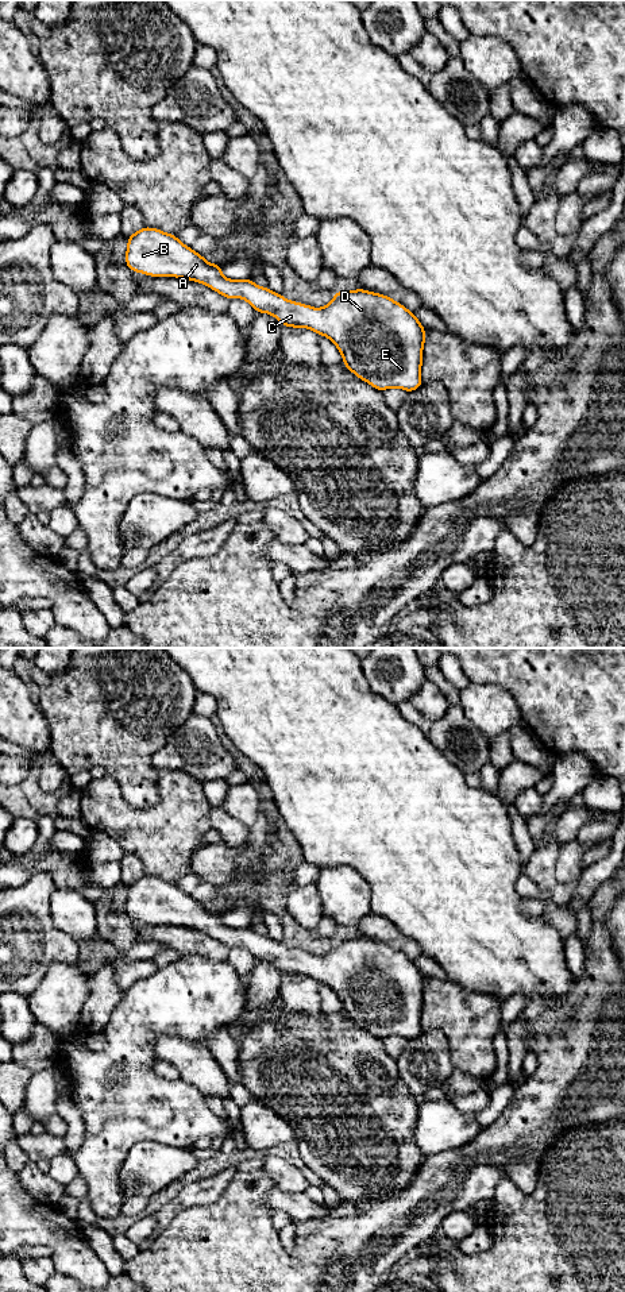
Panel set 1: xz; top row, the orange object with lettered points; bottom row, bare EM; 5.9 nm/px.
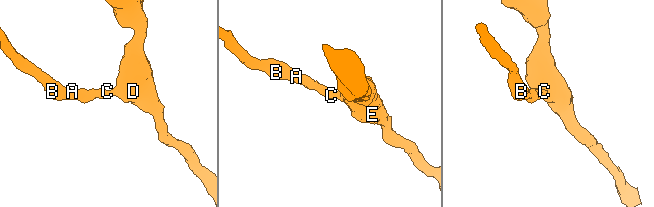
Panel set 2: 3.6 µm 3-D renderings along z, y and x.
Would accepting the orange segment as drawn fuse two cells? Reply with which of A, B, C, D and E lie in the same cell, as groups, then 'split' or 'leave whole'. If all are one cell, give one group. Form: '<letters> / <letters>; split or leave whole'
A B C D E; leave whole

